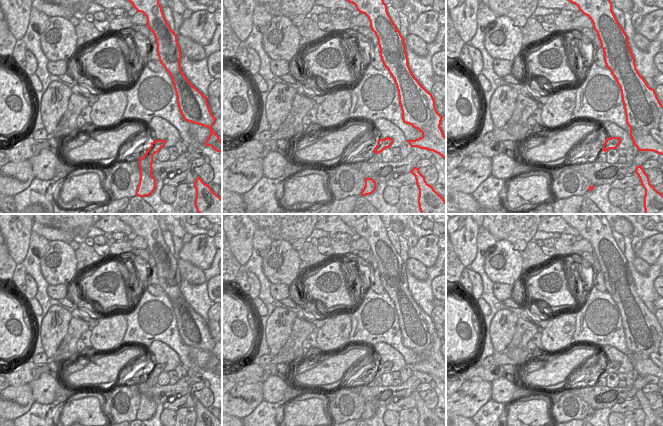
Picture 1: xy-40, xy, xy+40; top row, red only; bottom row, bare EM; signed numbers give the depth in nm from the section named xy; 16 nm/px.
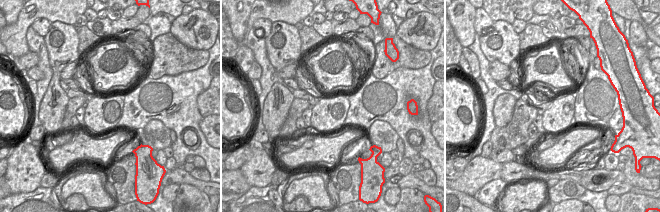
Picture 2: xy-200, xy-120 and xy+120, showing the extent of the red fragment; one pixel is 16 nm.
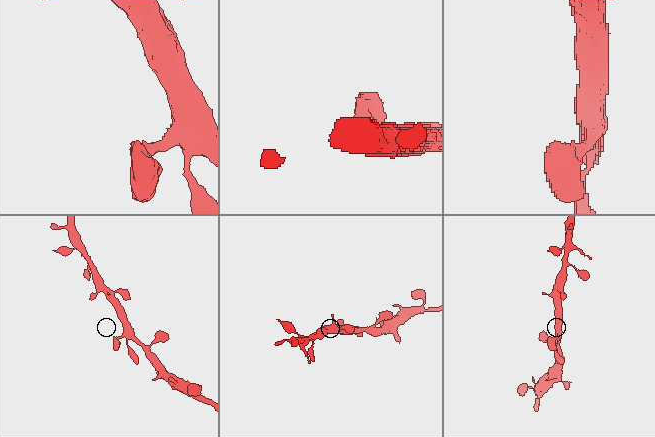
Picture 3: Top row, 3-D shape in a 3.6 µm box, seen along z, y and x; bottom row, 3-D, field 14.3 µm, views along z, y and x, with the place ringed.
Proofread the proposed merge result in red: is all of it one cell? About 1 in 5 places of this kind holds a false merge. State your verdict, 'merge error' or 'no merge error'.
no merge error

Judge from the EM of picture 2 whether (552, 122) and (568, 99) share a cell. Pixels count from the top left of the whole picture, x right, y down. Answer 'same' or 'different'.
same

